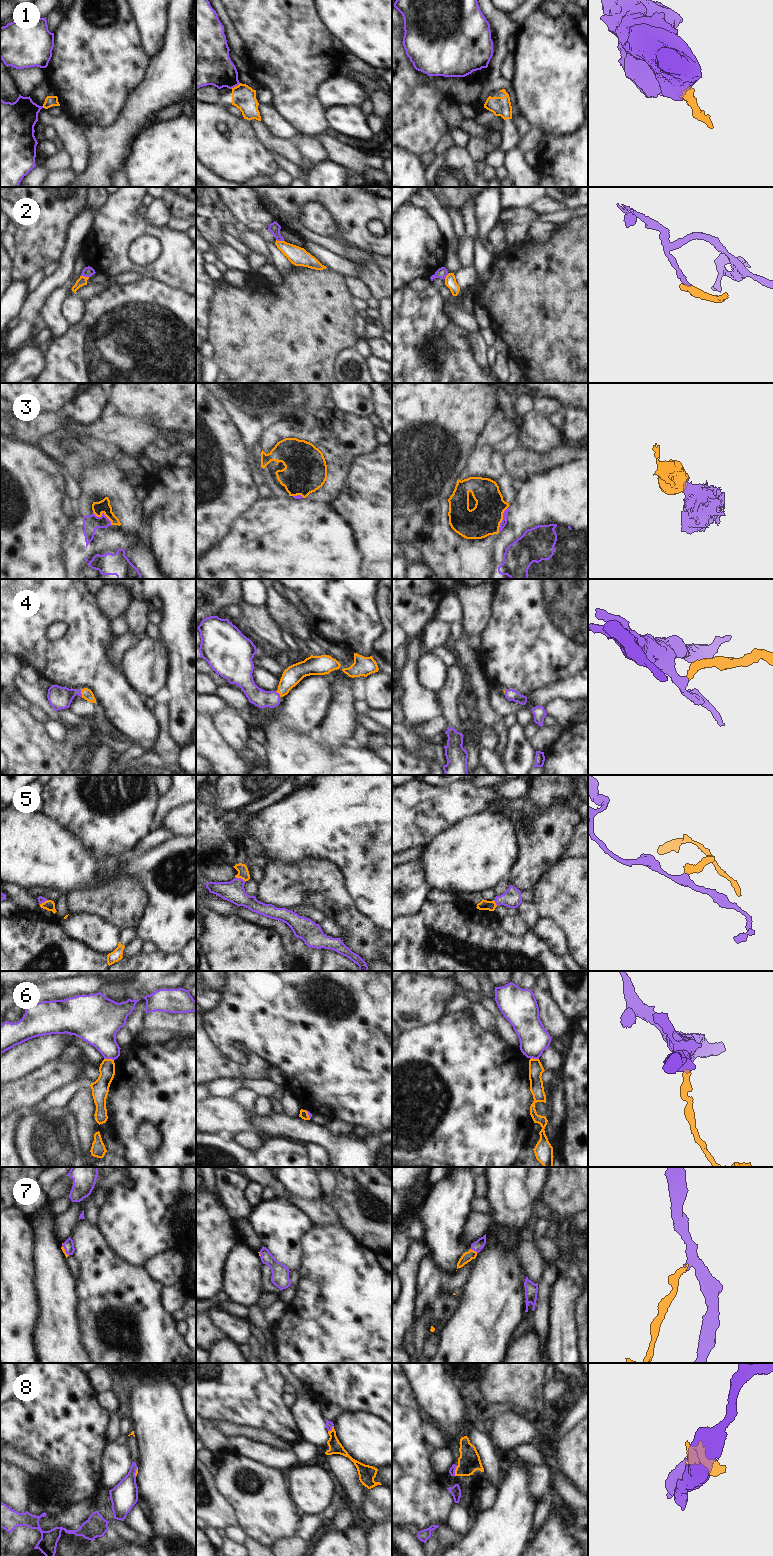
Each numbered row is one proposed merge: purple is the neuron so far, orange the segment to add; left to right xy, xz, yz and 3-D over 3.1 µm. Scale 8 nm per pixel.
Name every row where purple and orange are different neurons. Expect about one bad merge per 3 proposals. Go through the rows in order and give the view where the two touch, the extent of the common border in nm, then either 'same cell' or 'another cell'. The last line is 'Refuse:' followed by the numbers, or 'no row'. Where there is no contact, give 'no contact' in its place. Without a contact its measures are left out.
1: xz | 90 nm | another cell
2: xy | 70 nm | another cell
3: yz | 220 nm | another cell
4: xy | 60 nm | same cell
5: xz | 100 nm | same cell
6: xy | 80 nm | another cell
7: yz | 70 nm | same cell
8: yz | 90 nm | same cell
Refuse: 1, 2, 3, 6

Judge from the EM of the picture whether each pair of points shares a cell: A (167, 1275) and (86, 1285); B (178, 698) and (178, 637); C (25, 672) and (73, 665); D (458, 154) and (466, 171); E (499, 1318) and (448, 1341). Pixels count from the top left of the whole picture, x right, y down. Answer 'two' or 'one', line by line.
A: two
B: one
C: two
D: one
E: one

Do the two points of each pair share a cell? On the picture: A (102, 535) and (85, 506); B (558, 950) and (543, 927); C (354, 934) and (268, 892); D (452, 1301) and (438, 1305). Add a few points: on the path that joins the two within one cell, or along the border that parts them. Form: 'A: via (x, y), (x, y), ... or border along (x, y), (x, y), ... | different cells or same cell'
A: border along (93, 513), (83, 516) | different cells
B: via (558, 944), (549, 933) | same cell
C: via (340, 910), (318, 888), (292, 888) | same cell
D: via (449, 1302), (441, 1305) | same cell

